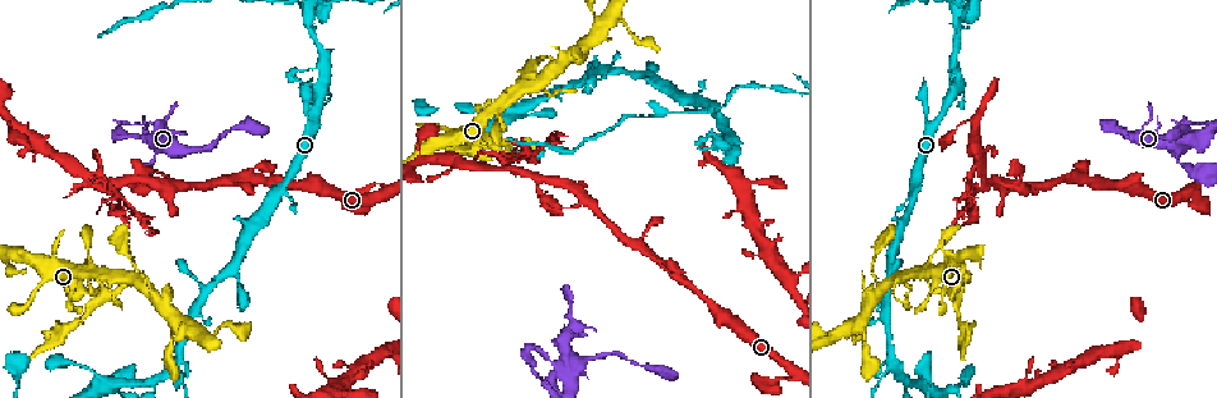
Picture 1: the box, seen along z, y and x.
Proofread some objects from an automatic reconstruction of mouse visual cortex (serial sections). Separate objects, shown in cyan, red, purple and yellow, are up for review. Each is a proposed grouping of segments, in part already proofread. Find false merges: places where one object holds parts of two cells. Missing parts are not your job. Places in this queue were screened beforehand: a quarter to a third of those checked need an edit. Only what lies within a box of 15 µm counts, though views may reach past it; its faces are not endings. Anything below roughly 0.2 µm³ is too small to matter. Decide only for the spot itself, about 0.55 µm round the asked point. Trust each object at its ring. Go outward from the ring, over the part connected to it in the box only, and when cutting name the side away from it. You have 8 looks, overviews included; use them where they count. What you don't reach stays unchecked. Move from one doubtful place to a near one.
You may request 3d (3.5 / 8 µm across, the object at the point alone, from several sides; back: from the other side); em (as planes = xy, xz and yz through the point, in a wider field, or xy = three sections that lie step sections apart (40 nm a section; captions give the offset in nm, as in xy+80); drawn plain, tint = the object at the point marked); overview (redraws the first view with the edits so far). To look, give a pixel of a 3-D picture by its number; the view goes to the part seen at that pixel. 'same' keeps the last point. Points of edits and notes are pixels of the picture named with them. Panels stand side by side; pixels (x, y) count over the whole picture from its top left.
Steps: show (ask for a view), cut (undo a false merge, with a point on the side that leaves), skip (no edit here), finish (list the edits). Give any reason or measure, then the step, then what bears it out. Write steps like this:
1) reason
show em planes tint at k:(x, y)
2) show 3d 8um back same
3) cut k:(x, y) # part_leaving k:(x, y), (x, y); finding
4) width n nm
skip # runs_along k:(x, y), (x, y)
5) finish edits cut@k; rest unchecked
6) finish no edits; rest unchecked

thin arm on a thick one
show 3d 3.5um at 1:(158, 153)

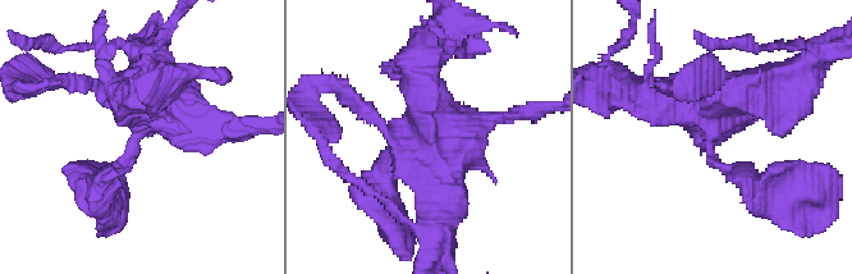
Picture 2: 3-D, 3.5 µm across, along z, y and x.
show em xy step 5 tint at 2:(141, 129)

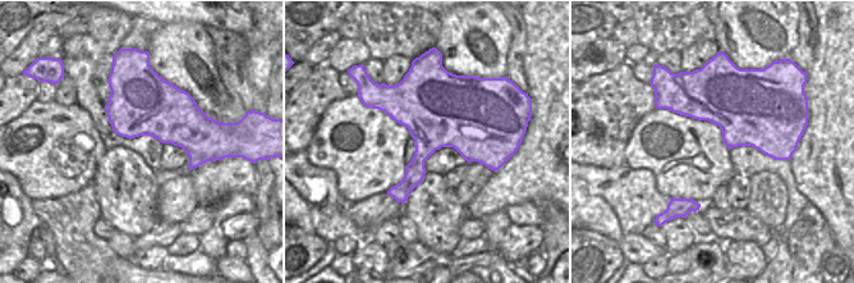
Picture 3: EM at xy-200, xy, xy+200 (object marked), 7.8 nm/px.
cut it another way
show em xy step 3 tint same

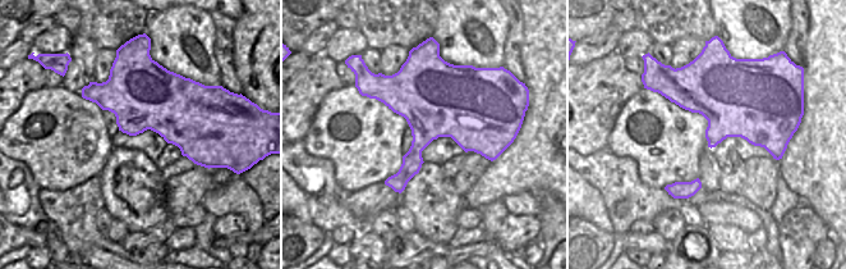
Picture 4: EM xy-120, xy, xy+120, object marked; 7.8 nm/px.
skip # runs_along 2:(433, 46), (425, 113), (448, 132), (511, 115); one cell here

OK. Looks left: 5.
sharp bend
show 3d 3.5um at 1:(103, 189)

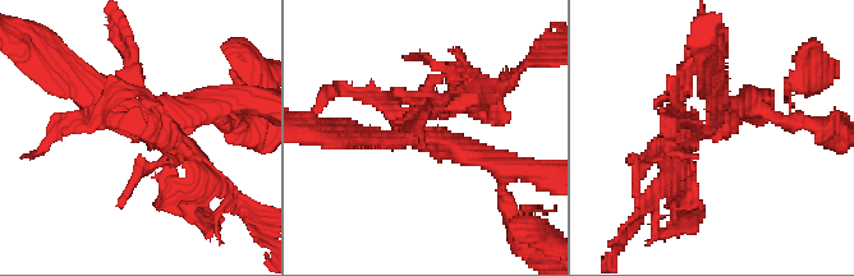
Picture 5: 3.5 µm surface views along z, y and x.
shape alone is not enough
show em xy step 2 tint at 5:(719, 124)

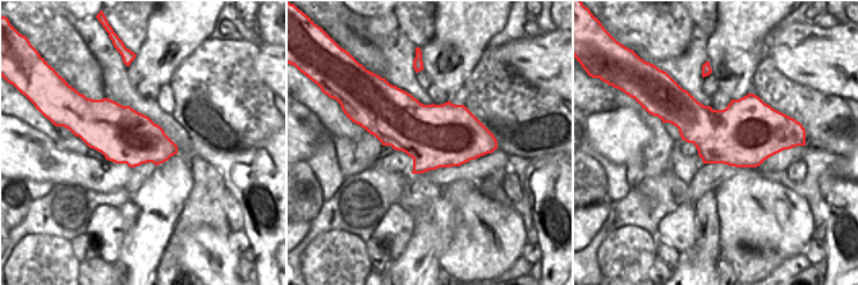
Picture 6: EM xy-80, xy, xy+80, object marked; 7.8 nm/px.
cut 5:(82, 124) # part_leaving 5:(136, 134), (186, 146), (229, 197); a second cell is stuck on

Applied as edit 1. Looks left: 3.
finish edits cut@5; rest unchecked

